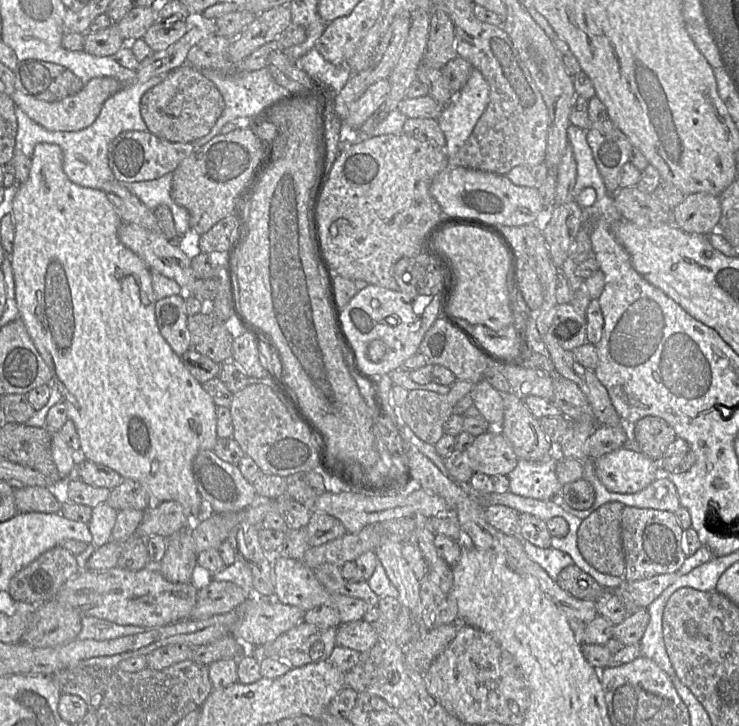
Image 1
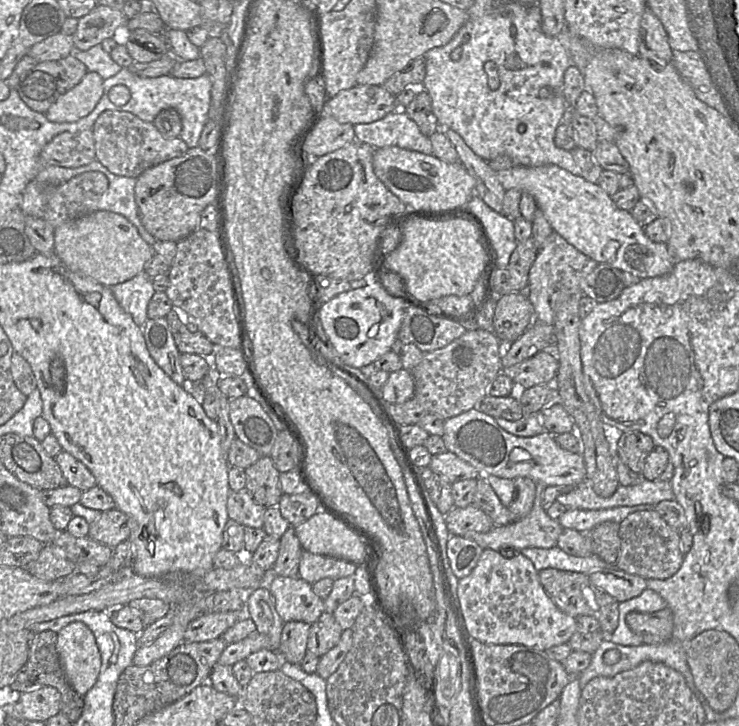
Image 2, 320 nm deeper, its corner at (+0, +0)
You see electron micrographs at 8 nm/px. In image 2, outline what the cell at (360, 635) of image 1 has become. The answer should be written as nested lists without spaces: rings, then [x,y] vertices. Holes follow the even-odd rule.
[[[324,612],[310,626],[307,651],[318,657],[325,655],[338,644],[343,631],[333,613]]]

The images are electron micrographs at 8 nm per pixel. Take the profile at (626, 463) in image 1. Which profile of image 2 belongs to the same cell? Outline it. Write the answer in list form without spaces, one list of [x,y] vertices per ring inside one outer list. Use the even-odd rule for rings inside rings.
[[[472,408],[445,420],[442,439],[448,451],[475,467],[484,476],[494,475],[512,480],[528,477],[546,486],[576,486],[586,481],[586,467],[582,454],[564,450],[556,443],[554,436],[547,431],[533,437],[512,435],[502,429],[493,417]]]

